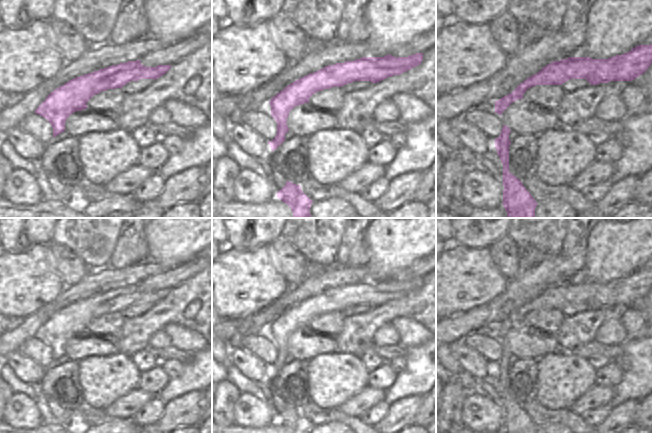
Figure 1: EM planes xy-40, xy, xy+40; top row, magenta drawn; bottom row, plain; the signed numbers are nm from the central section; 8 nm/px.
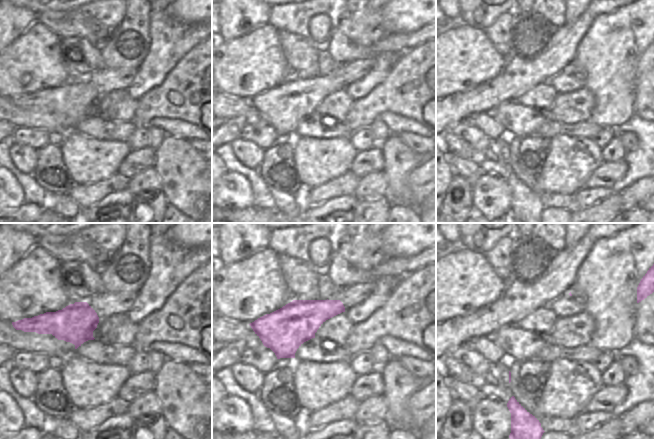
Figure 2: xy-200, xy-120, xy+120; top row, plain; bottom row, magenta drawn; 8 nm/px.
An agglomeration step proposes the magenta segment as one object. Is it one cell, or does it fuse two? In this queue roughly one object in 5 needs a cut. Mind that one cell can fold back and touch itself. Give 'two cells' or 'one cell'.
one cell

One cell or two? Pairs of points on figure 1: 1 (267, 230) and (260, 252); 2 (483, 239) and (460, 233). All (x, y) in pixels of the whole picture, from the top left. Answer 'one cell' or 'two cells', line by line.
1: two cells
2: one cell

